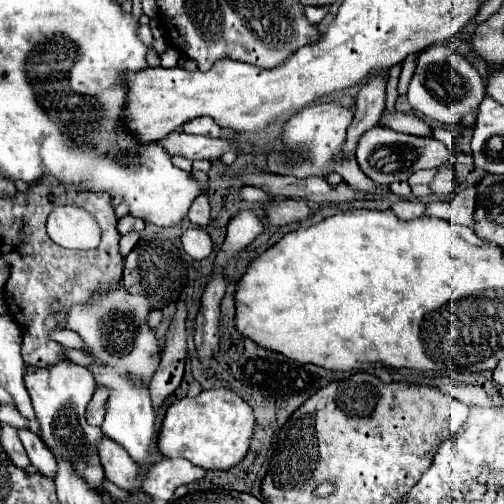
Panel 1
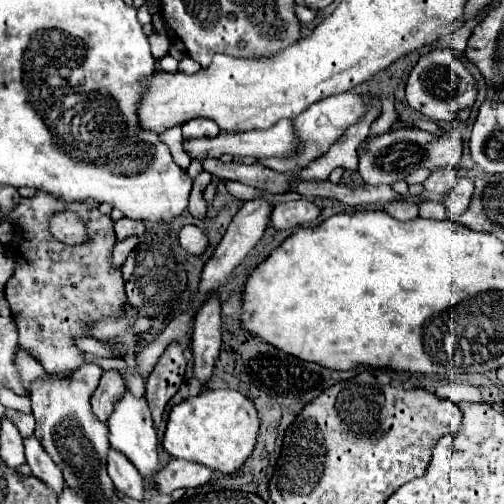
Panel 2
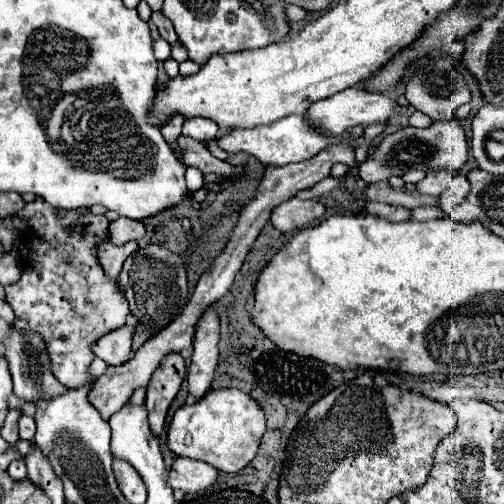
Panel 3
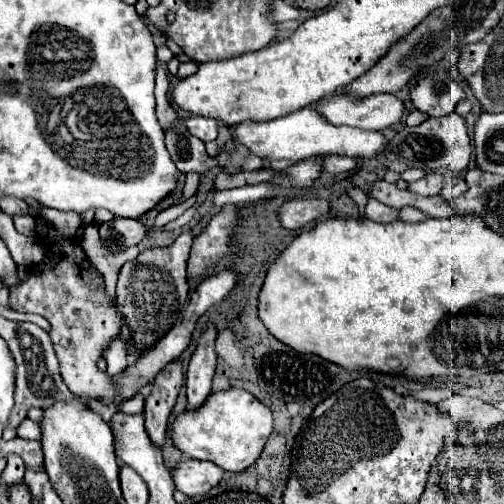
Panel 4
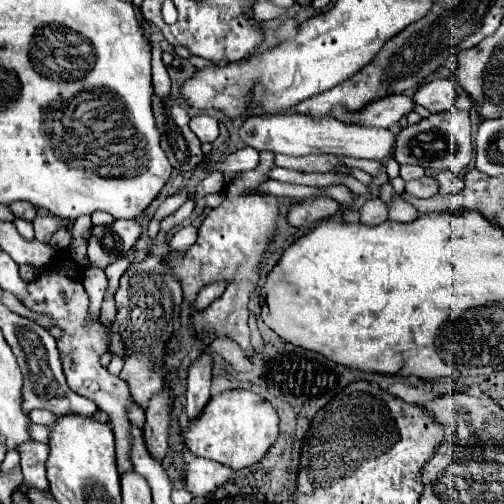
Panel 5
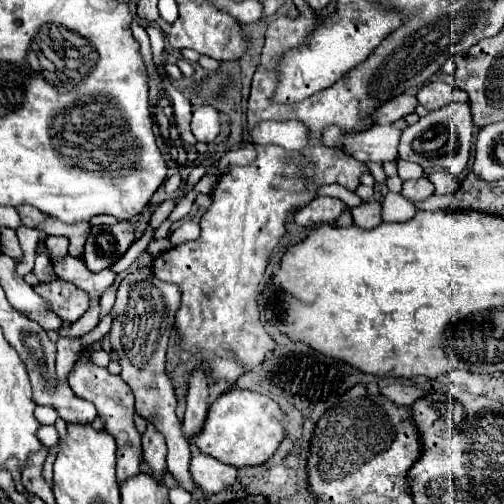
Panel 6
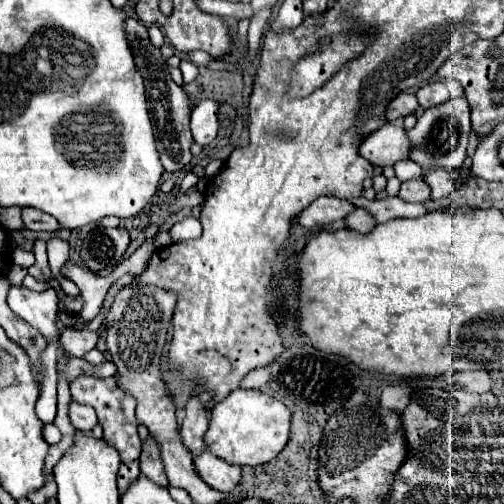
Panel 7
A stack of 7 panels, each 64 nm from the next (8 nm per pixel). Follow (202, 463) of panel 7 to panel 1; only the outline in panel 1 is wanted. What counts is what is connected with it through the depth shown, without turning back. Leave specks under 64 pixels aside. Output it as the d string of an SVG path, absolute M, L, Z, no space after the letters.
M162 458L144 472L142 492L150 494L152 498L170 500L178 486L196 482L204 478L204 474L206 472L202 468L196 468L186 458Z

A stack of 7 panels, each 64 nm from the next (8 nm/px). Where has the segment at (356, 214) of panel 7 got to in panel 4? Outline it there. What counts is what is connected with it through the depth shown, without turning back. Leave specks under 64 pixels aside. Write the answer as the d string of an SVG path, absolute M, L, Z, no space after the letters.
M368 198L366 218L374 220L374 222L394 222L394 220L398 220L398 216L400 216L400 210L390 208L390 206L386 206L386 204L380 204L380 202L374 200L374 198Z

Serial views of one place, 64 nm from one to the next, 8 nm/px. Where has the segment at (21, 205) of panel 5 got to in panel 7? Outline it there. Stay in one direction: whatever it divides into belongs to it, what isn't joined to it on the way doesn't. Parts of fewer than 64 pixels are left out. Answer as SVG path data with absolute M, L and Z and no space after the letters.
M22 208L22 220L24 220L24 226L34 232L38 232L38 230L54 232L58 228L58 222L52 216L48 216L36 208Z

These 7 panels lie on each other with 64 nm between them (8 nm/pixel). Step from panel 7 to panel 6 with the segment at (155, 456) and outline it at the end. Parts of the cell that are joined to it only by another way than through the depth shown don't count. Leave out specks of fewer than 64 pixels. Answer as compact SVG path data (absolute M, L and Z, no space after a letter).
M148 420L148 428L142 434L142 456L144 456L144 462L154 470L154 474L164 478L166 442L164 442L164 436L160 436L156 426L152 424L152 420Z

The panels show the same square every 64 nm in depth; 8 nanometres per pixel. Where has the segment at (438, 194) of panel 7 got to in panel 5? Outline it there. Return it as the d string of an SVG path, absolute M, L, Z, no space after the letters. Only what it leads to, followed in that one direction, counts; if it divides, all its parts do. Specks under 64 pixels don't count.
M440 172L436 178L438 178L438 182L440 182L440 192L442 192L442 194L446 194L446 196L458 194L458 192L464 188L462 178L454 176L452 172Z

